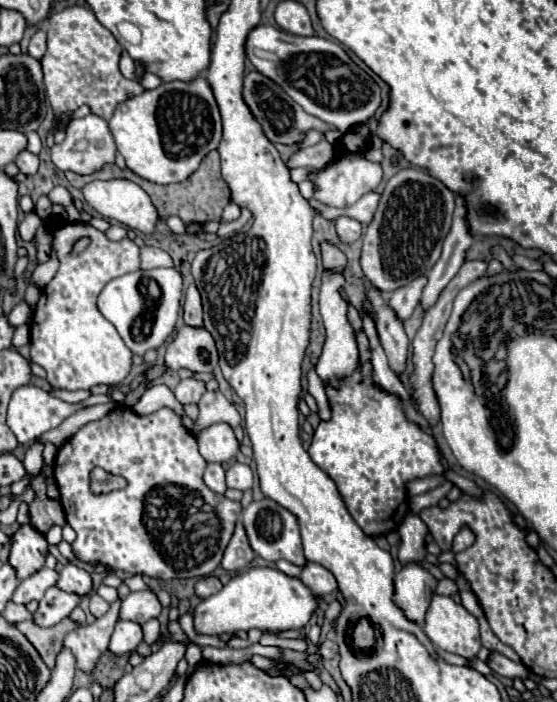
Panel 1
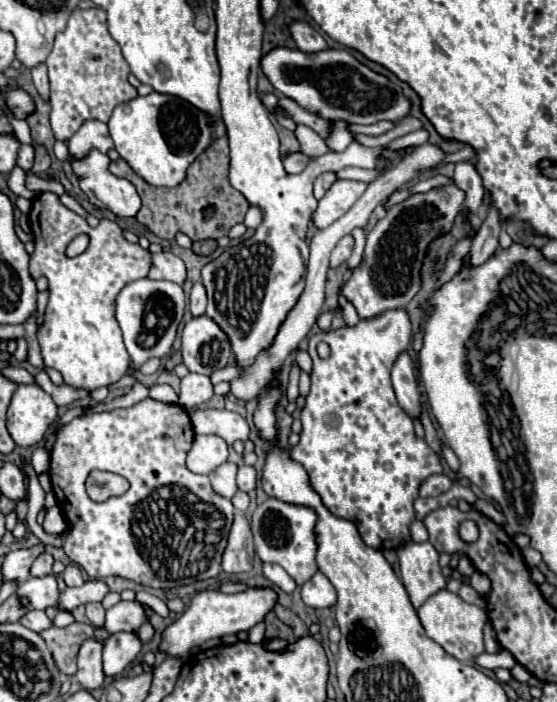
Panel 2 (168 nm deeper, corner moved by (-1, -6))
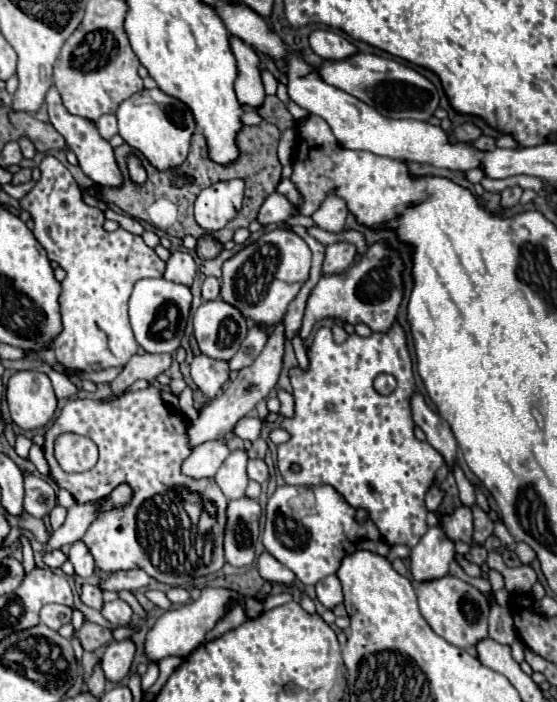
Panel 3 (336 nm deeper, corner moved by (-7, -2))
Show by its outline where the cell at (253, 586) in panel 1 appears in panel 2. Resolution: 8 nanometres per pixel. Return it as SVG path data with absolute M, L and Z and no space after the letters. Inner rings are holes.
M248 588L246 592L238 594L224 594L220 590L198 592L192 598L190 606L172 624L164 628L158 650L184 662L194 648L200 648L210 638L222 638L228 634L238 634L240 630L250 630L254 624L266 618L268 610L272 610L274 604L276 592L272 588Z

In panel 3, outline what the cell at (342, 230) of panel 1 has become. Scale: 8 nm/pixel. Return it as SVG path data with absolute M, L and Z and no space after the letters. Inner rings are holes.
M336 242L332 246L326 246L326 258L322 264L324 274L340 274L344 272L356 256L356 246L350 242Z

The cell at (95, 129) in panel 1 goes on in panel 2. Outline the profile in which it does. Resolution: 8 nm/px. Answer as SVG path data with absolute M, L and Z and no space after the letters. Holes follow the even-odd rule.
M90 120L80 126L80 130L68 140L68 148L74 158L86 156L92 148L100 152L108 152L112 148L112 138L108 134L108 126L100 120Z

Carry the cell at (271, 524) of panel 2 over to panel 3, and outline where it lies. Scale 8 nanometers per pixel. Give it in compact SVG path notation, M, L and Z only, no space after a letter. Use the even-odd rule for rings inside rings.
M308 486L278 488L268 498L268 504L266 504L266 526L262 534L262 544L278 562L288 566L302 584L316 584L318 580L334 574L338 570L340 560L346 554L352 554L356 550L370 550L380 556L386 556L390 550L390 544L380 536L380 532L370 520L364 524L358 524L354 520L354 508L348 506L332 486L314 486L314 490Z

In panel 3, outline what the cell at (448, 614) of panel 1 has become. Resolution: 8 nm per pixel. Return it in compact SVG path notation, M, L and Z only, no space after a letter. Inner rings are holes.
M444 576L438 580L422 582L416 586L416 590L418 590L418 604L420 604L422 616L426 618L430 628L446 642L466 650L476 646L476 642L488 638L486 620L488 620L490 604L488 604L488 598L478 588L466 584L460 578Z

